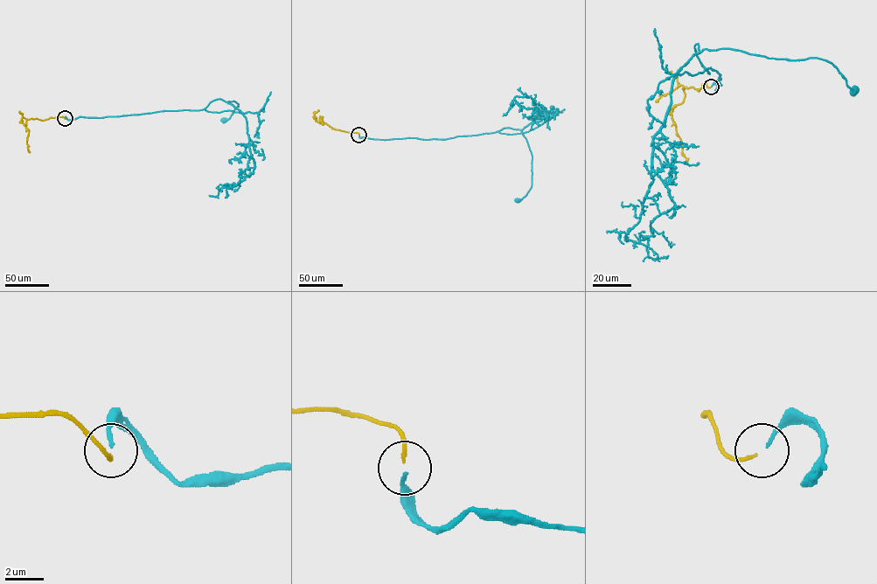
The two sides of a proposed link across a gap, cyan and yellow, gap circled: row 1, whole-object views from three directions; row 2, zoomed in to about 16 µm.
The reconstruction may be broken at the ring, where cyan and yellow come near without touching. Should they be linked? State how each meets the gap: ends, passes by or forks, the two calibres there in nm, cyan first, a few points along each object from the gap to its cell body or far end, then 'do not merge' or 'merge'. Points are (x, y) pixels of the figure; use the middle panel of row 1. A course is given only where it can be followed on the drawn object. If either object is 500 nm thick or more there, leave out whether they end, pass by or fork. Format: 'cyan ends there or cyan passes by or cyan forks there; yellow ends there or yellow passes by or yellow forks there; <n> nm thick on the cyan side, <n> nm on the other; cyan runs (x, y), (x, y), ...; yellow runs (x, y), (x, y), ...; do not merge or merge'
cyan ends there; yellow ends there; 180 nm thick on the cyan side, 170 nm on the other; cyan runs (358, 135), (379, 139), (445, 139), (505, 128), (520, 129), (532, 156), (532, 184), (526, 194), (517, 200); yellow runs (358, 135), (320, 123), (321, 117), (323, 124); do not merge

